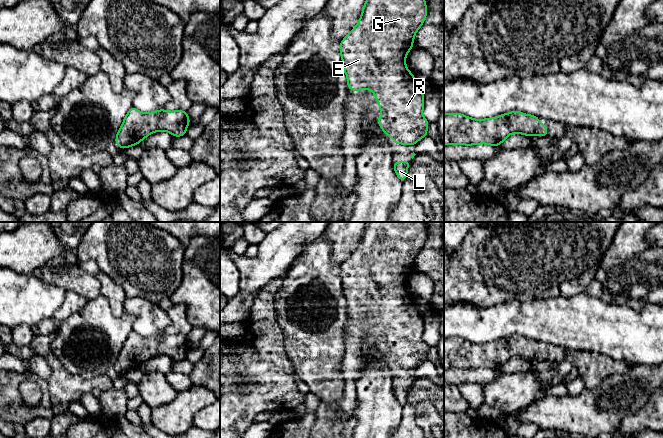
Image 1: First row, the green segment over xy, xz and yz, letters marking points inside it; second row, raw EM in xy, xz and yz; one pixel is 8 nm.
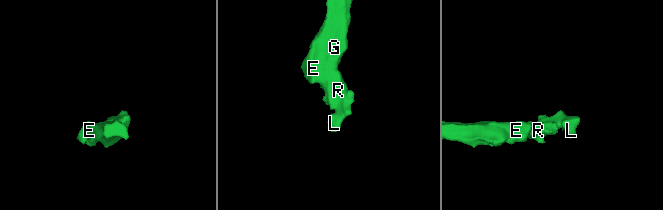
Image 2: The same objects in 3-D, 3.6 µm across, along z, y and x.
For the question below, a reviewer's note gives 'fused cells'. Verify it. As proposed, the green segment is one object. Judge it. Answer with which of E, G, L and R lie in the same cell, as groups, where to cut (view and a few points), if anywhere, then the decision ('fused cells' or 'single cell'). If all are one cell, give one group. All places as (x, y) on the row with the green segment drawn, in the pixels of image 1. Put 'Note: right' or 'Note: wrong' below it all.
E G L R | no cut | single cell
Note: wrong

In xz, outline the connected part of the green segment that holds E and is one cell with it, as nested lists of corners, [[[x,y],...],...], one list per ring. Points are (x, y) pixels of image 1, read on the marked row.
[[[366,0],[357,25],[340,41],[347,88],[354,92],[367,89],[375,94],[381,113],[377,123],[385,135],[393,138],[393,144],[413,146],[428,136],[430,122],[422,115],[424,93],[417,87],[416,79],[405,63],[426,15],[425,0]]]

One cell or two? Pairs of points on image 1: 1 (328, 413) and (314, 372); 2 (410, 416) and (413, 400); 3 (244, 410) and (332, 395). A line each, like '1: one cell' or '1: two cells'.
1: two cells
2: one cell
3: two cells

